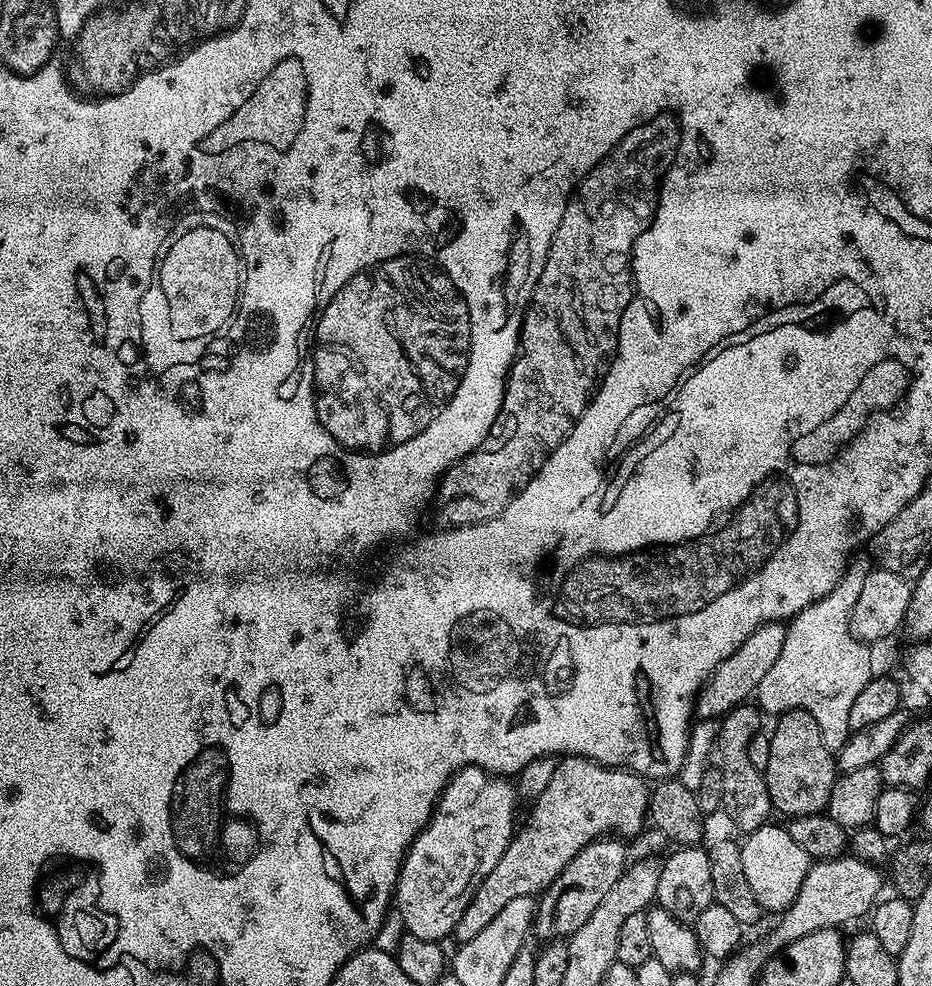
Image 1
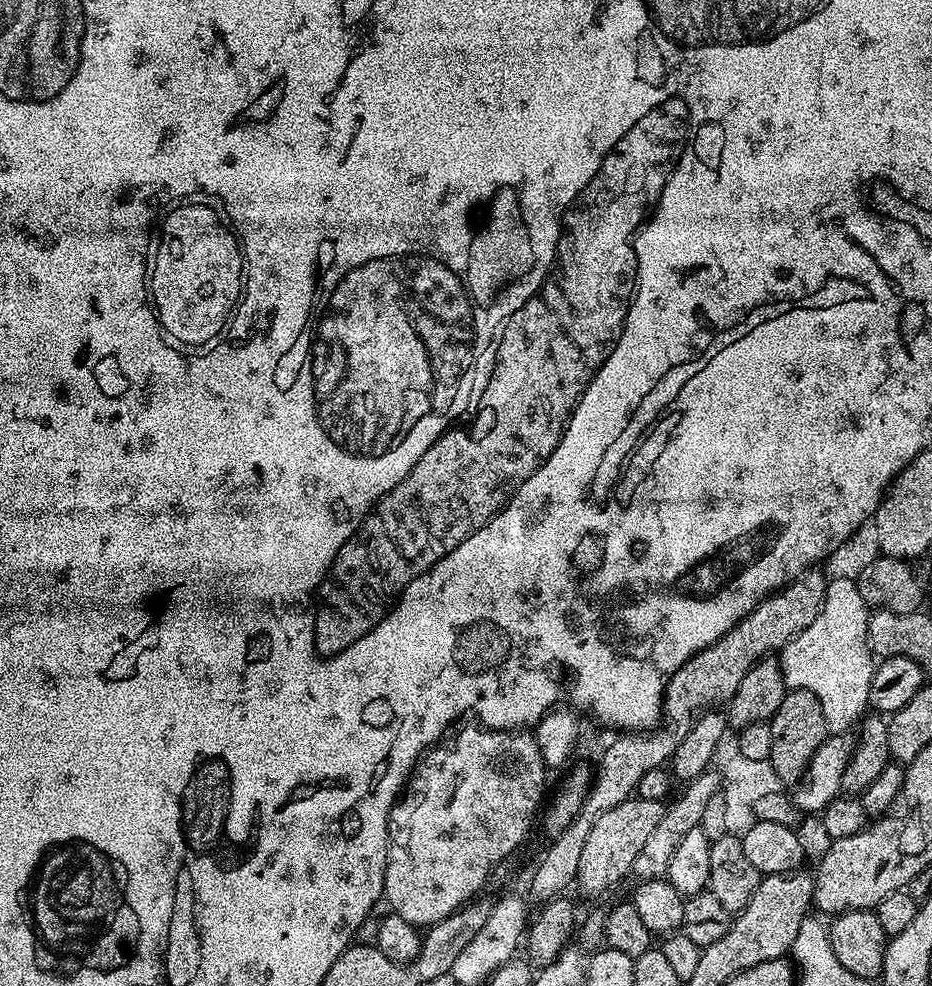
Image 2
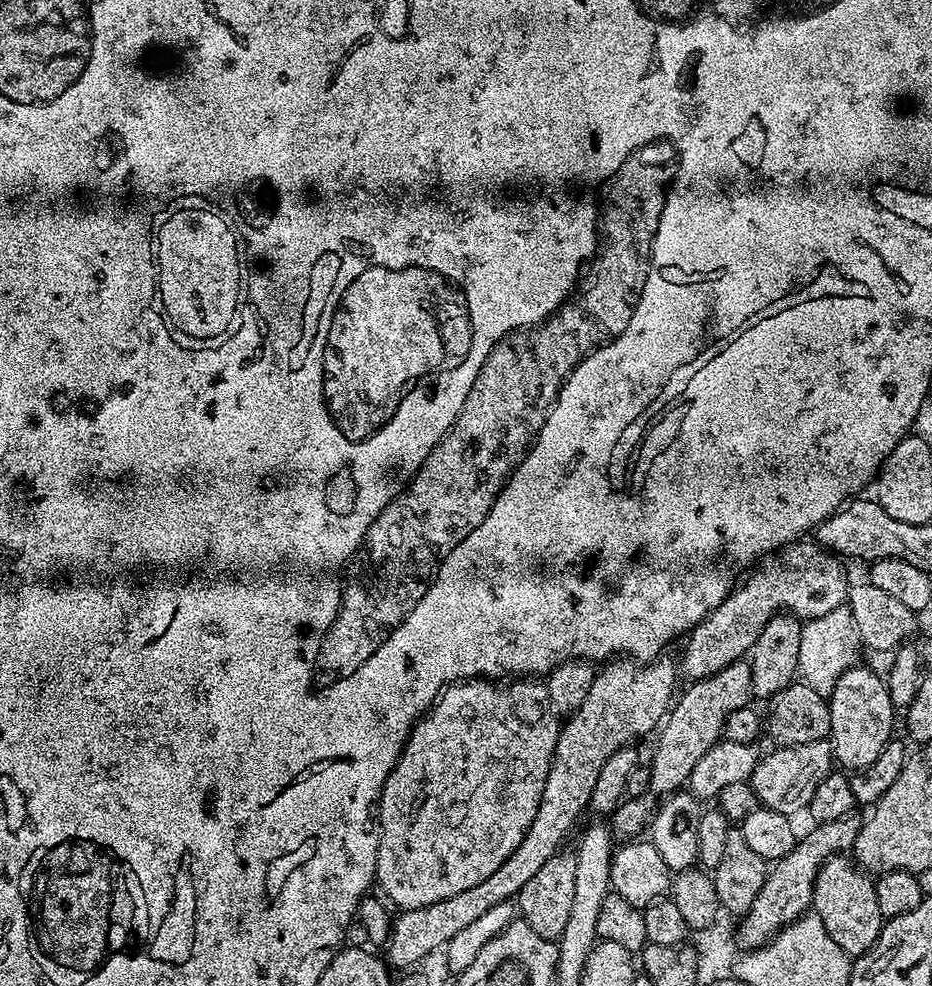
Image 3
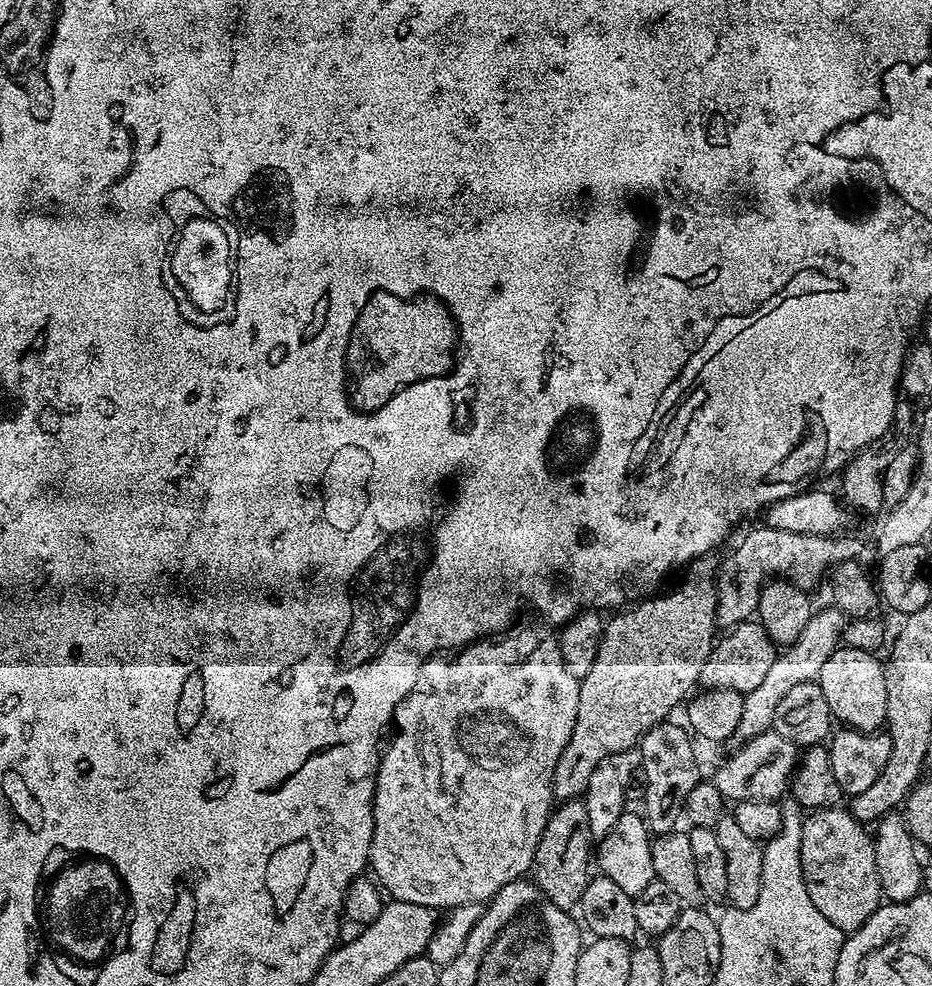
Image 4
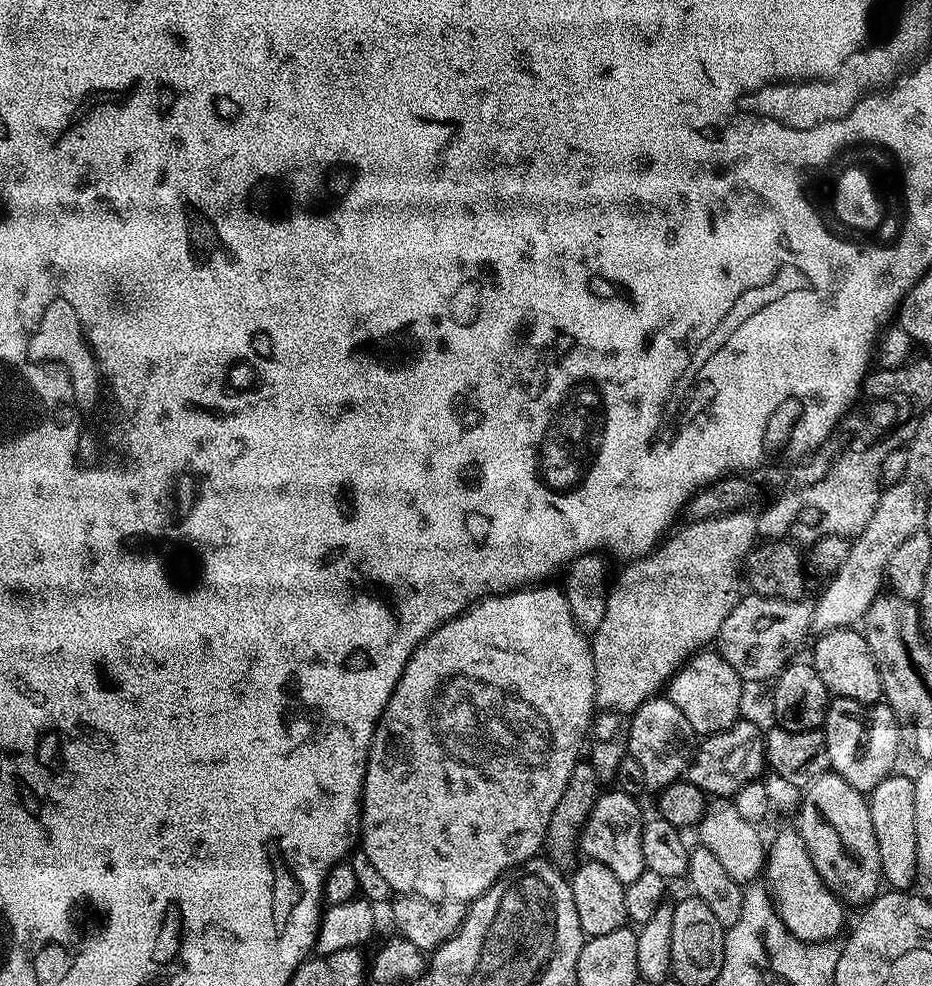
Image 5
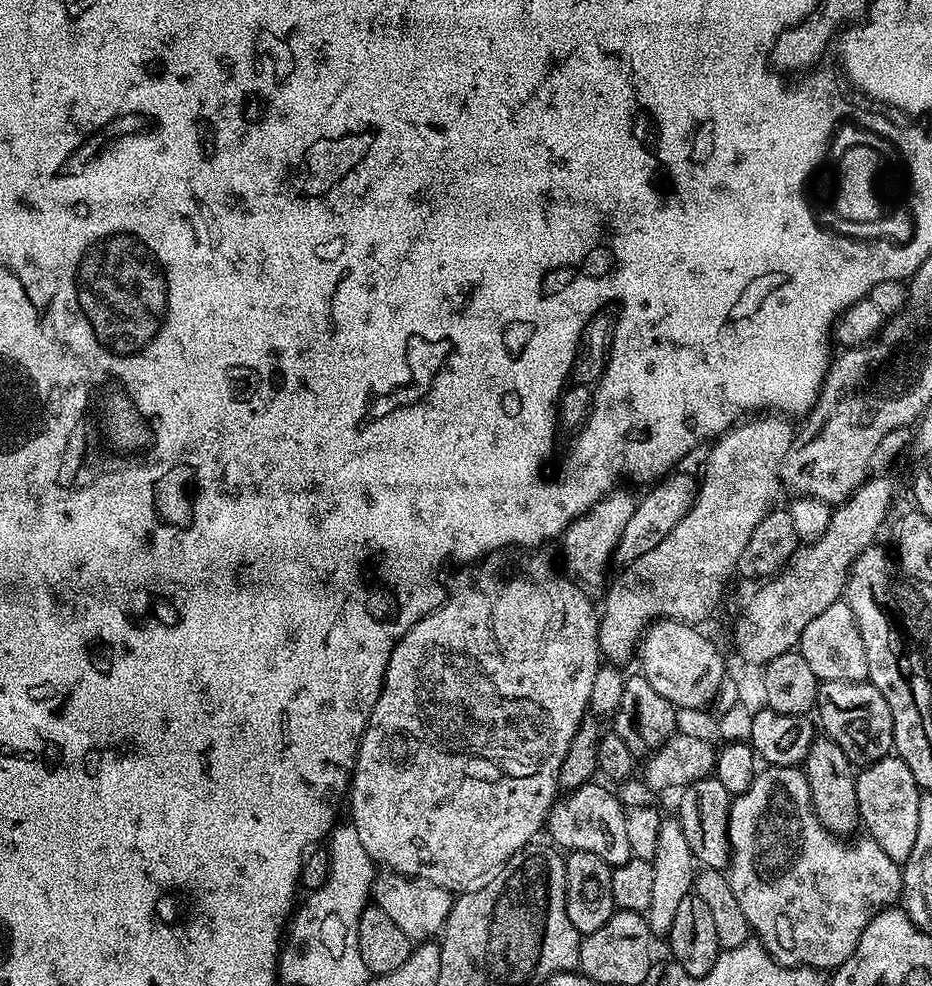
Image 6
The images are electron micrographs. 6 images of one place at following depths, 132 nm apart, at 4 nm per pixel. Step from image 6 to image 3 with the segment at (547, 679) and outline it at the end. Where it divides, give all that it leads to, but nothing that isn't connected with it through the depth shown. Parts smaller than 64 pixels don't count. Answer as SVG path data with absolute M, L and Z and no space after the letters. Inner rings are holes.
M477 678L461 680L448 685L436 697L431 708L412 727L408 741L404 743L404 748L400 751L398 762L392 773L386 778L383 790L380 791L378 858L376 859L375 878L378 888L380 884L381 890L379 889L379 891L393 905L396 903L397 909L407 910L430 906L434 902L442 902L446 898L454 898L454 894L462 894L465 890L478 886L478 882L486 882L486 878L490 878L490 874L494 874L494 870L498 870L498 866L502 866L502 862L506 862L506 858L510 858L510 854L514 854L518 842L522 842L526 830L530 830L530 822L534 822L534 814L538 814L538 802L542 798L542 790L546 786L546 774L550 770L550 762L560 737L561 727L561 721L550 707L548 689L539 679L512 678L507 682L493 682L488 678Z

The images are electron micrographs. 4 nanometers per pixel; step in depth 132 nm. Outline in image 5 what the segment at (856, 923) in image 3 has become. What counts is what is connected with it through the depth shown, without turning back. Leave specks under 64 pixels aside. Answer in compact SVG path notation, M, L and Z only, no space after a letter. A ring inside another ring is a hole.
M829 770L803 789L796 818L795 827L824 885L845 905L871 904L881 891L882 877L878 838L874 838L874 822L870 822L868 796L854 790L854 786L837 772Z

